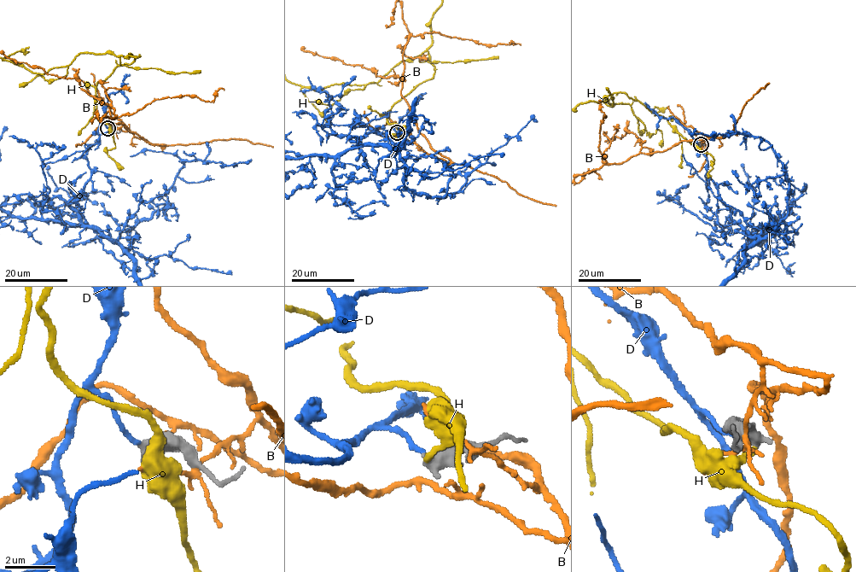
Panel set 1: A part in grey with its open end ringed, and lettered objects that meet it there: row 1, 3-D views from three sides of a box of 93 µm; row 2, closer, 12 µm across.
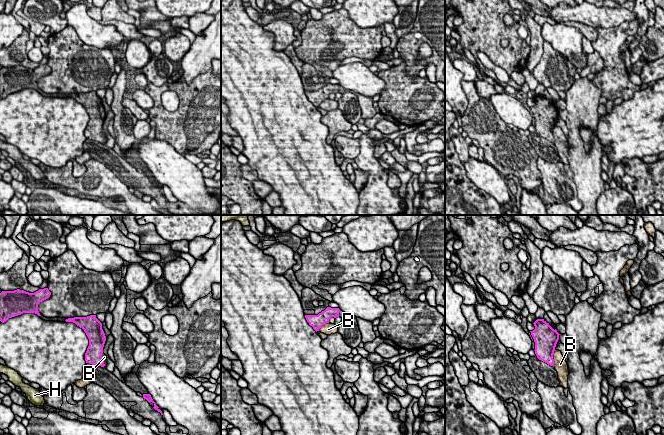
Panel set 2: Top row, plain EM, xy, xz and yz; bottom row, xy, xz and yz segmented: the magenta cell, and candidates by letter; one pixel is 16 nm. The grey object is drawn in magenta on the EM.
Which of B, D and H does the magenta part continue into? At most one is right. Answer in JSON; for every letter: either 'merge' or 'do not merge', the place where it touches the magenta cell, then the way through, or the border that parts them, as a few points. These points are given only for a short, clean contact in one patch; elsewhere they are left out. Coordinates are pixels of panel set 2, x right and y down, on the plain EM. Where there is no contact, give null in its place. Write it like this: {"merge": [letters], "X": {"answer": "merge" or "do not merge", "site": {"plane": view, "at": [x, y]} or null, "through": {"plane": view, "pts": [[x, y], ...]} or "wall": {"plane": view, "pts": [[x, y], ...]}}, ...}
{"merge": ["D"], "B": {"answer": "do not merge", "site": {"plane": "yz", "at": [552, 134]}, "wall": {"plane": "yz", "pts": [[556, 126], [553, 130], [554, 142]]}}, "D": {"answer": "merge", "site": null}, "H": {"answer": "do not merge", "site": null}}

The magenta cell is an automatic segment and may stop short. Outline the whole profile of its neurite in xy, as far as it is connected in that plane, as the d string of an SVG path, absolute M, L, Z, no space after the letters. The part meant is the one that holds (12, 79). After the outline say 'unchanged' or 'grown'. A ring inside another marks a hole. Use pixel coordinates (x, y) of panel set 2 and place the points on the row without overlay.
M48 64L39 65L34 69L24 66L2 67L0 69L0 97L6 98L9 94L23 89L35 89L40 92L38 80L51 71Z | unchanged

